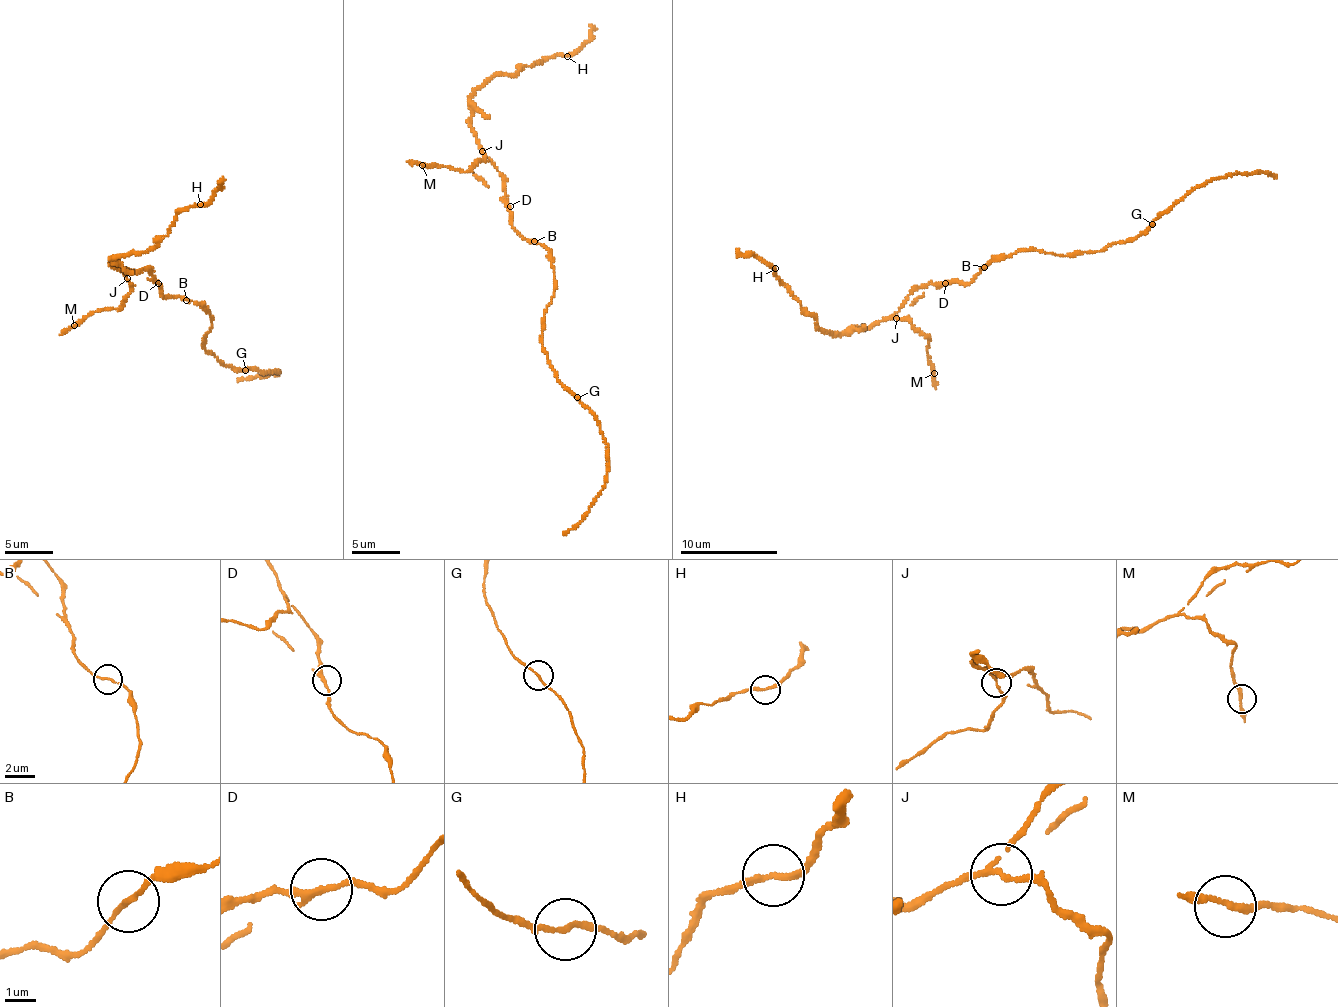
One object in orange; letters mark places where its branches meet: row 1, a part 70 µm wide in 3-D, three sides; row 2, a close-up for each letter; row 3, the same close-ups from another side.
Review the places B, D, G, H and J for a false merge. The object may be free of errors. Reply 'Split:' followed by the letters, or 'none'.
Split: none

